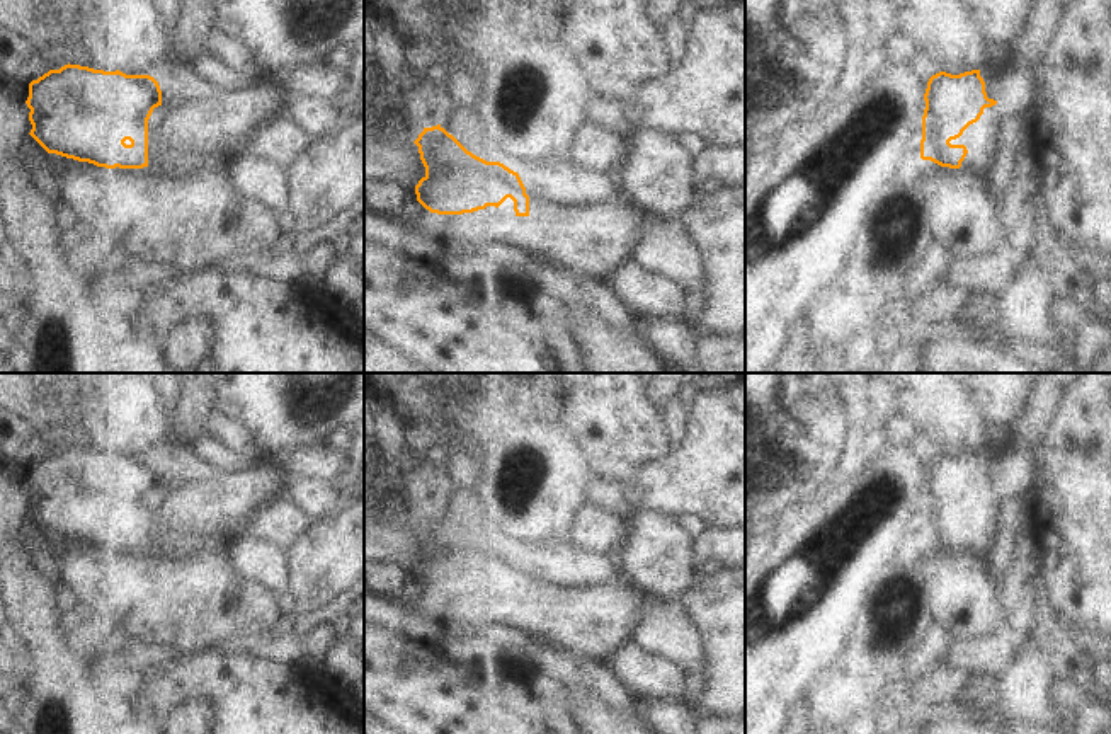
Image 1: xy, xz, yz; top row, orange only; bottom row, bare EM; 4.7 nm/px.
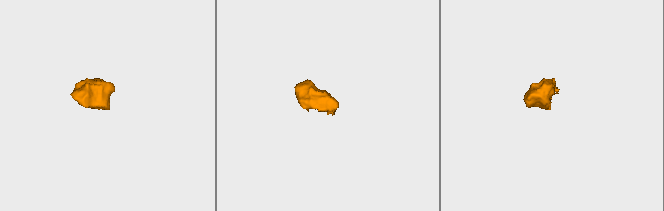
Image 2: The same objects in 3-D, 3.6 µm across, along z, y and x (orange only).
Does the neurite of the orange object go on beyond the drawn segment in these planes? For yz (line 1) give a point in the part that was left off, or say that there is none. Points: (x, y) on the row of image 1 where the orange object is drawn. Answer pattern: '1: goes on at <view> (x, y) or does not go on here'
1: goes on at yz (977, 138)

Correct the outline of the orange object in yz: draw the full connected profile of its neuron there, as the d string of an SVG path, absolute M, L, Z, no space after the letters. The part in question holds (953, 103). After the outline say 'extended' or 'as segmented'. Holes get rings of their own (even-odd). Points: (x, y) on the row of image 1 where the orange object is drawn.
M980 70L932 75L924 100L920 158L949 169L987 169L995 141L978 119L997 100L987 97Z; extended

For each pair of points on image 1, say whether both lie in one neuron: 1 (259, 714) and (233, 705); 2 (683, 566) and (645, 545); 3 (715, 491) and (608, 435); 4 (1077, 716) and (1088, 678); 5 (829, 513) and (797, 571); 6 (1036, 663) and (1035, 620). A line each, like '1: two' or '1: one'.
1: one
2: one
3: two
4: one
5: one
6: one

